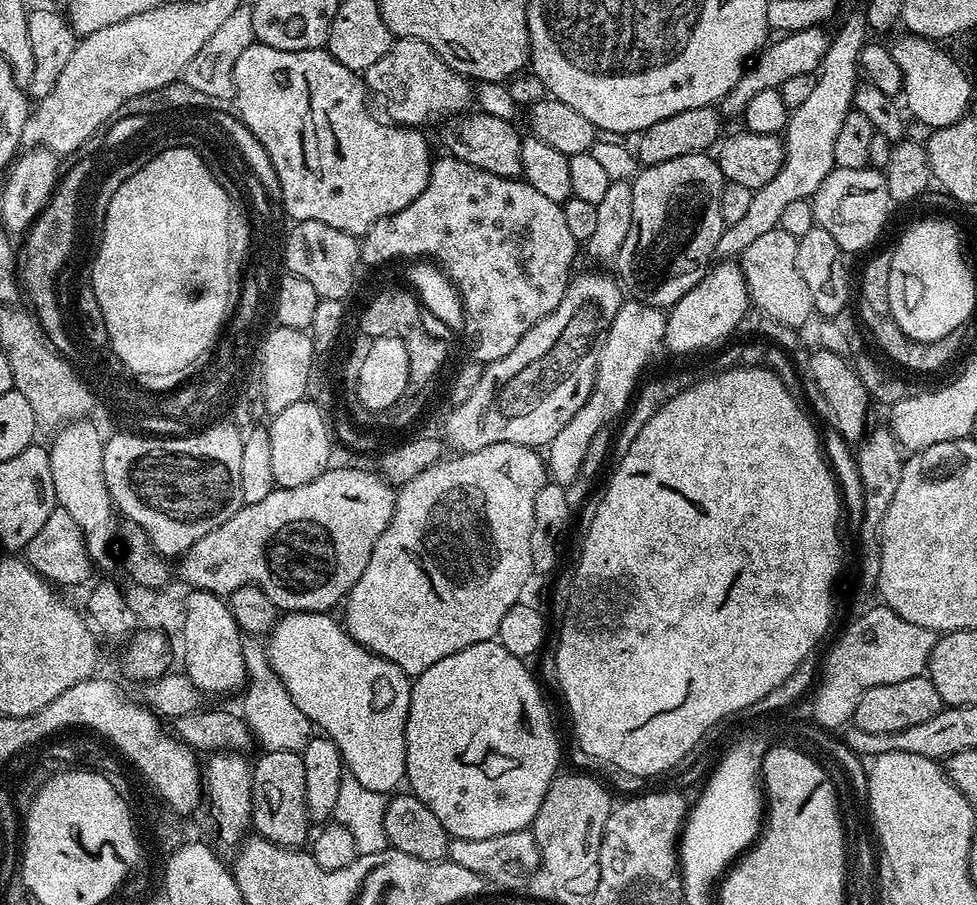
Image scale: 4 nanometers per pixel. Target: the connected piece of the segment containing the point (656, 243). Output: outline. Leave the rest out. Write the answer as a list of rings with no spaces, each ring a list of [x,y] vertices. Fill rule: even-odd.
[[[699,152],[686,154],[682,158],[670,158],[670,162],[641,167],[631,183],[634,190],[634,218],[630,222],[630,234],[626,234],[626,242],[622,242],[618,257],[621,263],[619,279],[627,291],[628,288],[632,291],[629,293],[635,299],[668,310],[704,277],[713,263],[718,238],[722,238],[726,227],[722,222],[720,201],[726,181],[715,159]]]

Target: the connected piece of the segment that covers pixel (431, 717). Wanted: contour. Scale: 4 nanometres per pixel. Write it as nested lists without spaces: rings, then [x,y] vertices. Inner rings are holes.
[[[499,639],[478,642],[474,646],[466,646],[466,650],[458,650],[458,654],[450,654],[450,658],[442,658],[442,662],[434,662],[430,670],[412,680],[412,697],[410,710],[406,722],[406,784],[411,795],[418,797],[430,810],[434,810],[434,818],[442,822],[448,831],[449,837],[457,840],[481,840],[494,838],[498,834],[525,831],[538,814],[539,807],[546,792],[550,790],[551,782],[561,771],[560,767],[560,740],[556,737],[556,728],[552,725],[552,716],[548,713],[548,704],[532,677],[532,672],[527,668],[521,657],[510,654],[506,646],[502,646]]]

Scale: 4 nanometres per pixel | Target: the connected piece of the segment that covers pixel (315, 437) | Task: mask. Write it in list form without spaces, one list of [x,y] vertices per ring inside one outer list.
[[[305,398],[294,402],[294,406],[286,406],[282,414],[271,417],[267,429],[270,434],[272,469],[279,487],[306,486],[306,482],[314,482],[318,474],[330,467],[331,460],[328,459],[332,456],[332,442],[334,444],[330,424],[326,413],[312,400]]]

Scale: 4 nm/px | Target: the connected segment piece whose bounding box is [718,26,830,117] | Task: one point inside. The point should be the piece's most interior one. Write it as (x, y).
(802, 52)

